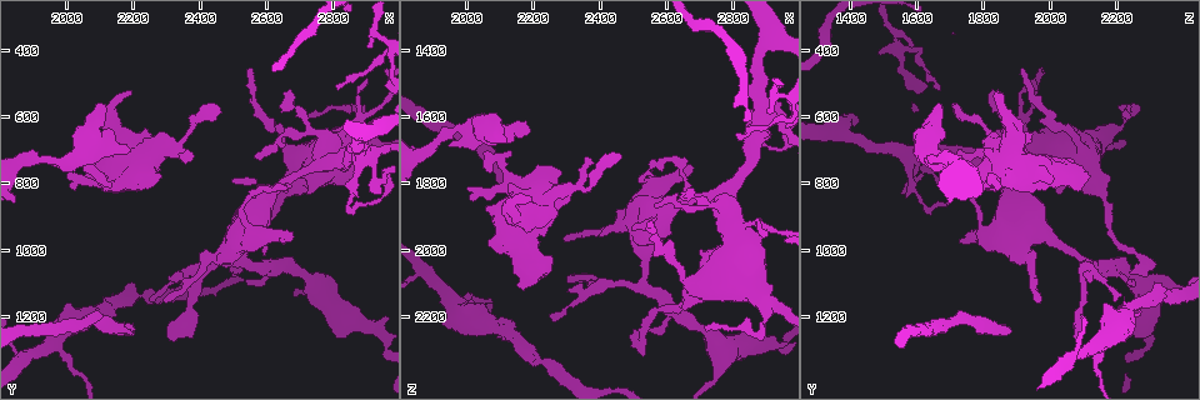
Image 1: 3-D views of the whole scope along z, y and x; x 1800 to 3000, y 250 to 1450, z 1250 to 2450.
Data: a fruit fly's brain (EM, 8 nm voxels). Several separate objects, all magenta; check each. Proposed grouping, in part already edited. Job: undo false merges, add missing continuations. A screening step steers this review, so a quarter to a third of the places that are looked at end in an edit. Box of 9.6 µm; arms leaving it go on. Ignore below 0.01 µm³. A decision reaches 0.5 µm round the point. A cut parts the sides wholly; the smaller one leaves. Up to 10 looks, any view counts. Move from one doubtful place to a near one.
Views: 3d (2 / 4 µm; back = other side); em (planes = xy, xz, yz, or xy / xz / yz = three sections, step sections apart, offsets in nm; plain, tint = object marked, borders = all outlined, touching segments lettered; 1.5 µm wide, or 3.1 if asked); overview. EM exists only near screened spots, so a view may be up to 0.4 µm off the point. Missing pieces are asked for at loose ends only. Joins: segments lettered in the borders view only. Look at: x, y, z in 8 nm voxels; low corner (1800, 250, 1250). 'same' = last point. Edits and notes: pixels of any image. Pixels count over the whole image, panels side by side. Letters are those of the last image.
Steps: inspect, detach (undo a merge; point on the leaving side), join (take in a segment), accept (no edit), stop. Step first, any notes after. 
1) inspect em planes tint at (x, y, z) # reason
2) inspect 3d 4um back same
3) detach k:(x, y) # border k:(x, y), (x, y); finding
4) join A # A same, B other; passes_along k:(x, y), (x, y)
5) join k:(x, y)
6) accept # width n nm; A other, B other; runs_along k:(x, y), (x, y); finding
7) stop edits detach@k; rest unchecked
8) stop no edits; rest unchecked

inspect 3d 2um at (2430, 560, 1720) # branch stops here

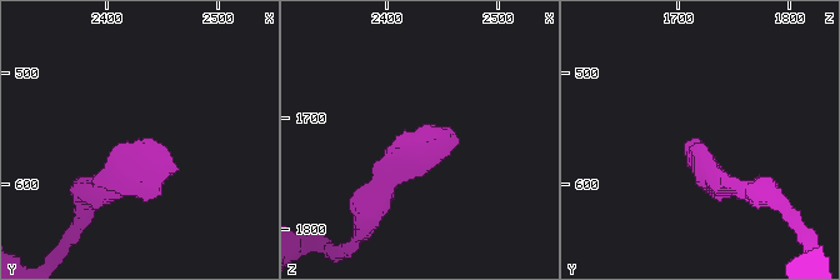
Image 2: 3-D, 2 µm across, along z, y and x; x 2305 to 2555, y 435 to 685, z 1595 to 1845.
inspect em xy step 4 tint at (2432, 560, 1722) # need the tissue

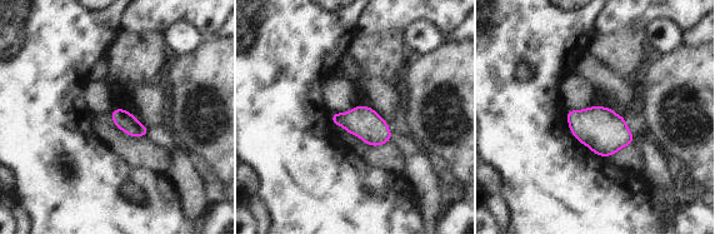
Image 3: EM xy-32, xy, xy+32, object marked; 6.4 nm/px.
inspect em planes borders same

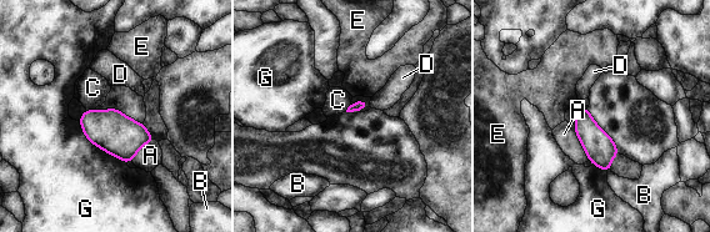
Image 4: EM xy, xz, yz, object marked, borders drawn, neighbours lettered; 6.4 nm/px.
accept # A other, B other, C other, D other, E other, G other; border 4:(95, 107), (86, 110); no lettered segment goes on from it

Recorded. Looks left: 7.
inspect em planes tint at (2200, 1240, 1880)

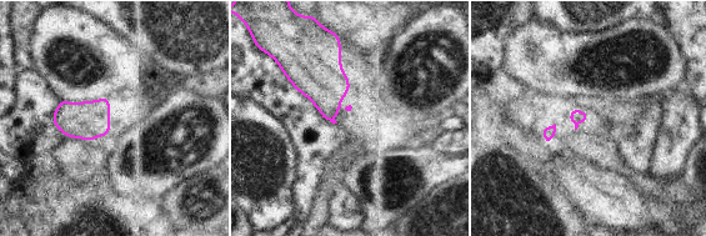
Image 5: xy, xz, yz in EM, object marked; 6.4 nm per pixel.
inspect em planes borders same

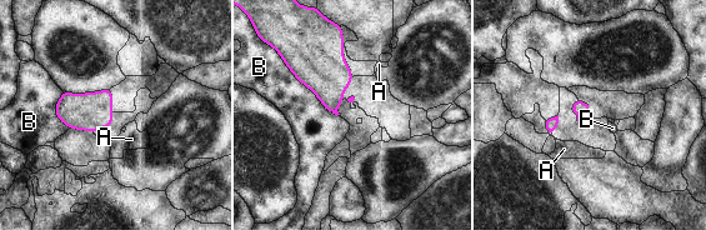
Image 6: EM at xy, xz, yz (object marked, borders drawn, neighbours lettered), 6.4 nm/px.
accept # longest_contact B 500 nm; A other, B other; no lettered segment goes on from it

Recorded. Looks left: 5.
inspect em planes borders at (2010, 1330, 2150) # sudden change in width

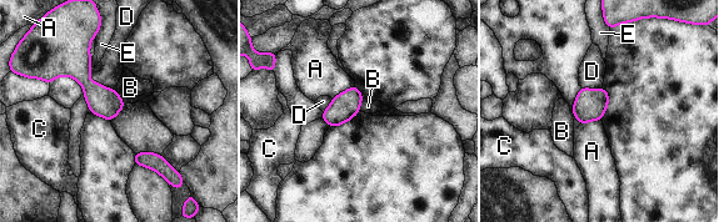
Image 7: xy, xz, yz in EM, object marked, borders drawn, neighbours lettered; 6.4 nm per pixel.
accept # A other, B other, C other, D other, E other; border 7:(114, 87), (125, 104); one neuron here

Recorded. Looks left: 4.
inspect em planes borders at (2650, 970, 1730) # free end

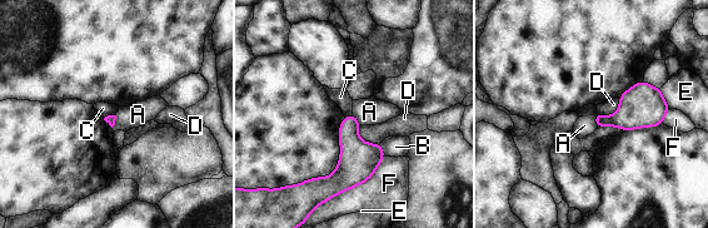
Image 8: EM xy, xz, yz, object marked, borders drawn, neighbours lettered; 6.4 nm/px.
accept # longest_contact F 460 nm; A other, B other, C other, D other, E other, F other; none of them fits

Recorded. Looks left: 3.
stop no edits; rest unchecked

